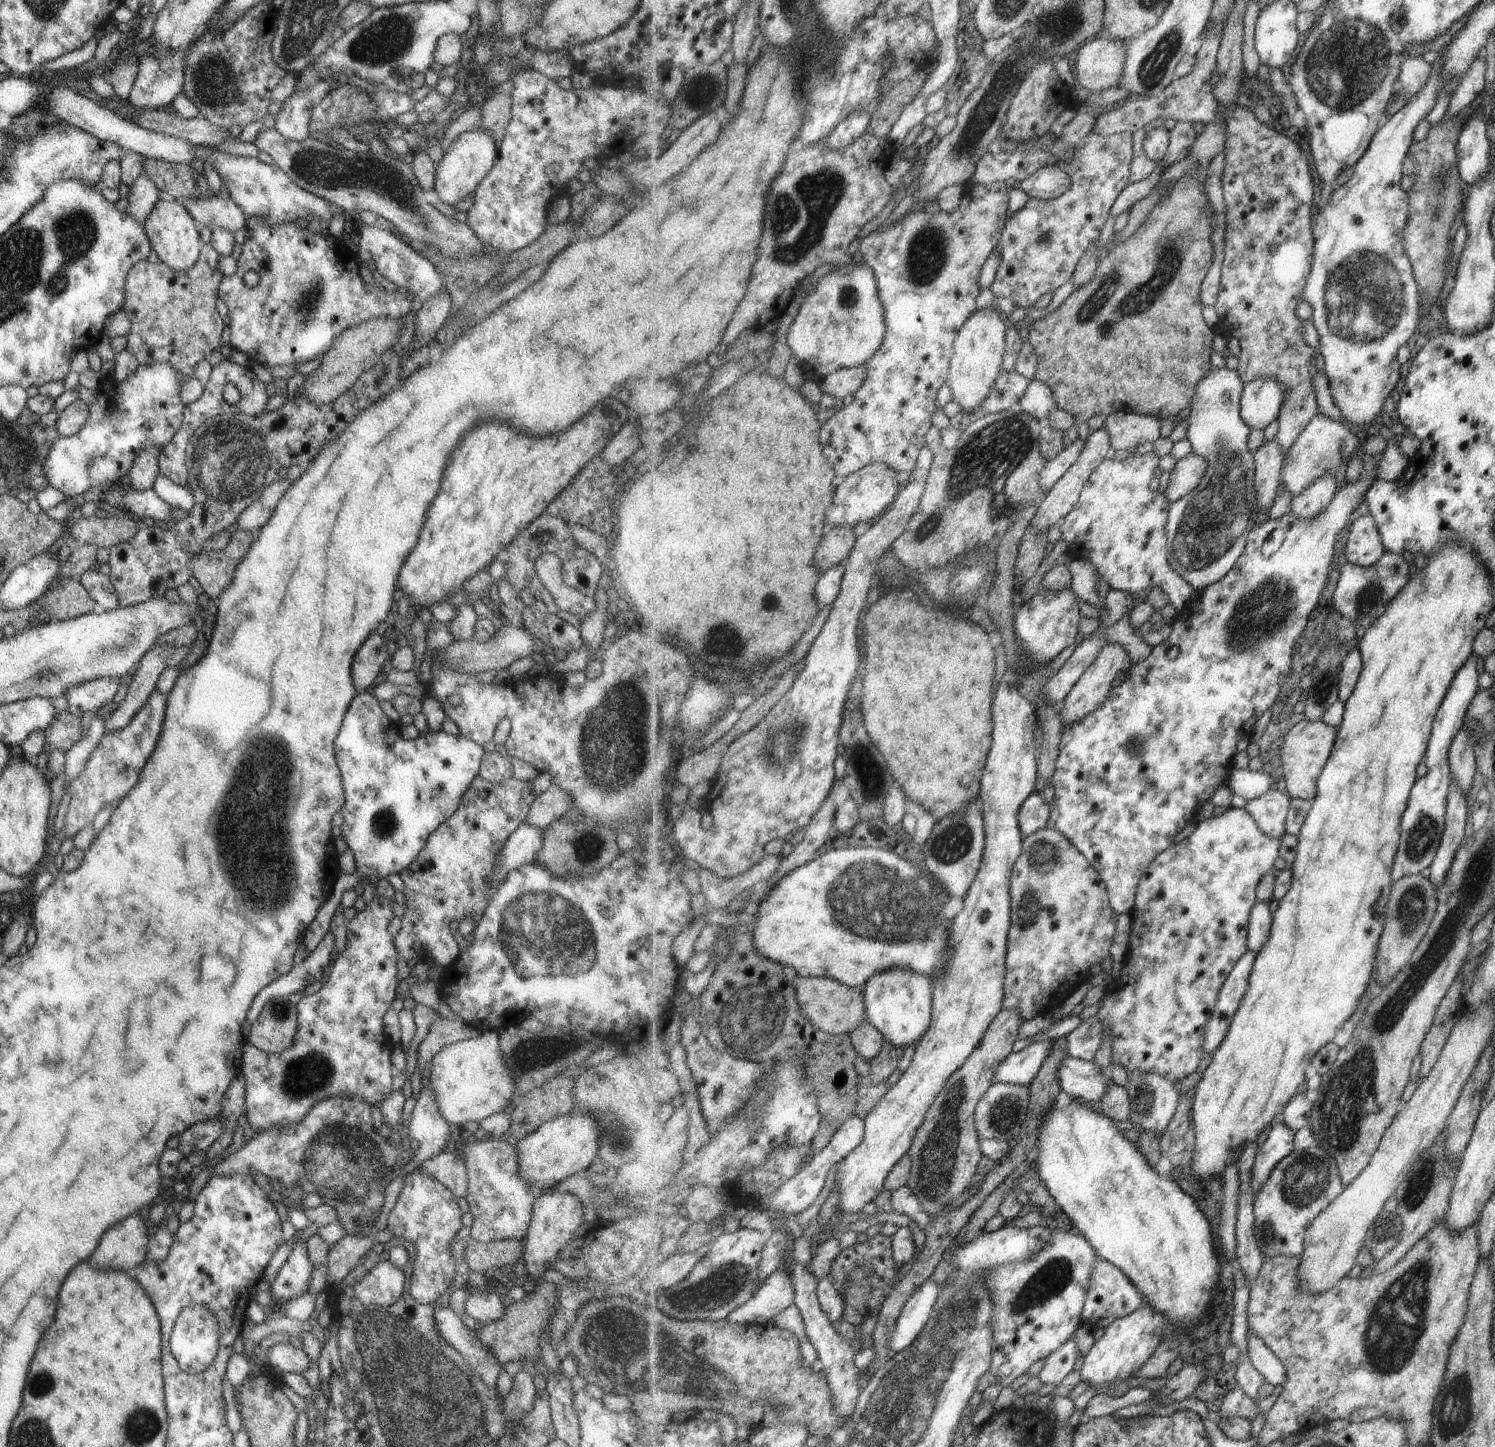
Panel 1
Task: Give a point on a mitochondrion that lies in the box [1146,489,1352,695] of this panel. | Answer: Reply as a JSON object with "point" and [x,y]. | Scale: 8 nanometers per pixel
{"point":[1268,601]}

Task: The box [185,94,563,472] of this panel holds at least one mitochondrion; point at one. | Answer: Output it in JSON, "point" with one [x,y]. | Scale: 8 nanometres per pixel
{"point":[318,168]}

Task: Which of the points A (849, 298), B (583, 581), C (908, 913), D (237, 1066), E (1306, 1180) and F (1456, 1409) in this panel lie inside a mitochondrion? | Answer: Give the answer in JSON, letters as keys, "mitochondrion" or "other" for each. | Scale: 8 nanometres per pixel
{"A":"mitochondrion","B":"other","C":"mitochondrion","D":"other","E":"mitochondrion","F":"mitochondrion"}

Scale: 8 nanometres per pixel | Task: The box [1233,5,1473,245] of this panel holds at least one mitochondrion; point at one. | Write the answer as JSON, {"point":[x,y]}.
{"point":[1347,65]}

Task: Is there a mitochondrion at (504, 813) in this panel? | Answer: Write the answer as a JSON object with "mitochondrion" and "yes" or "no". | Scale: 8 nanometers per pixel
{"mitochondrion":"no"}

